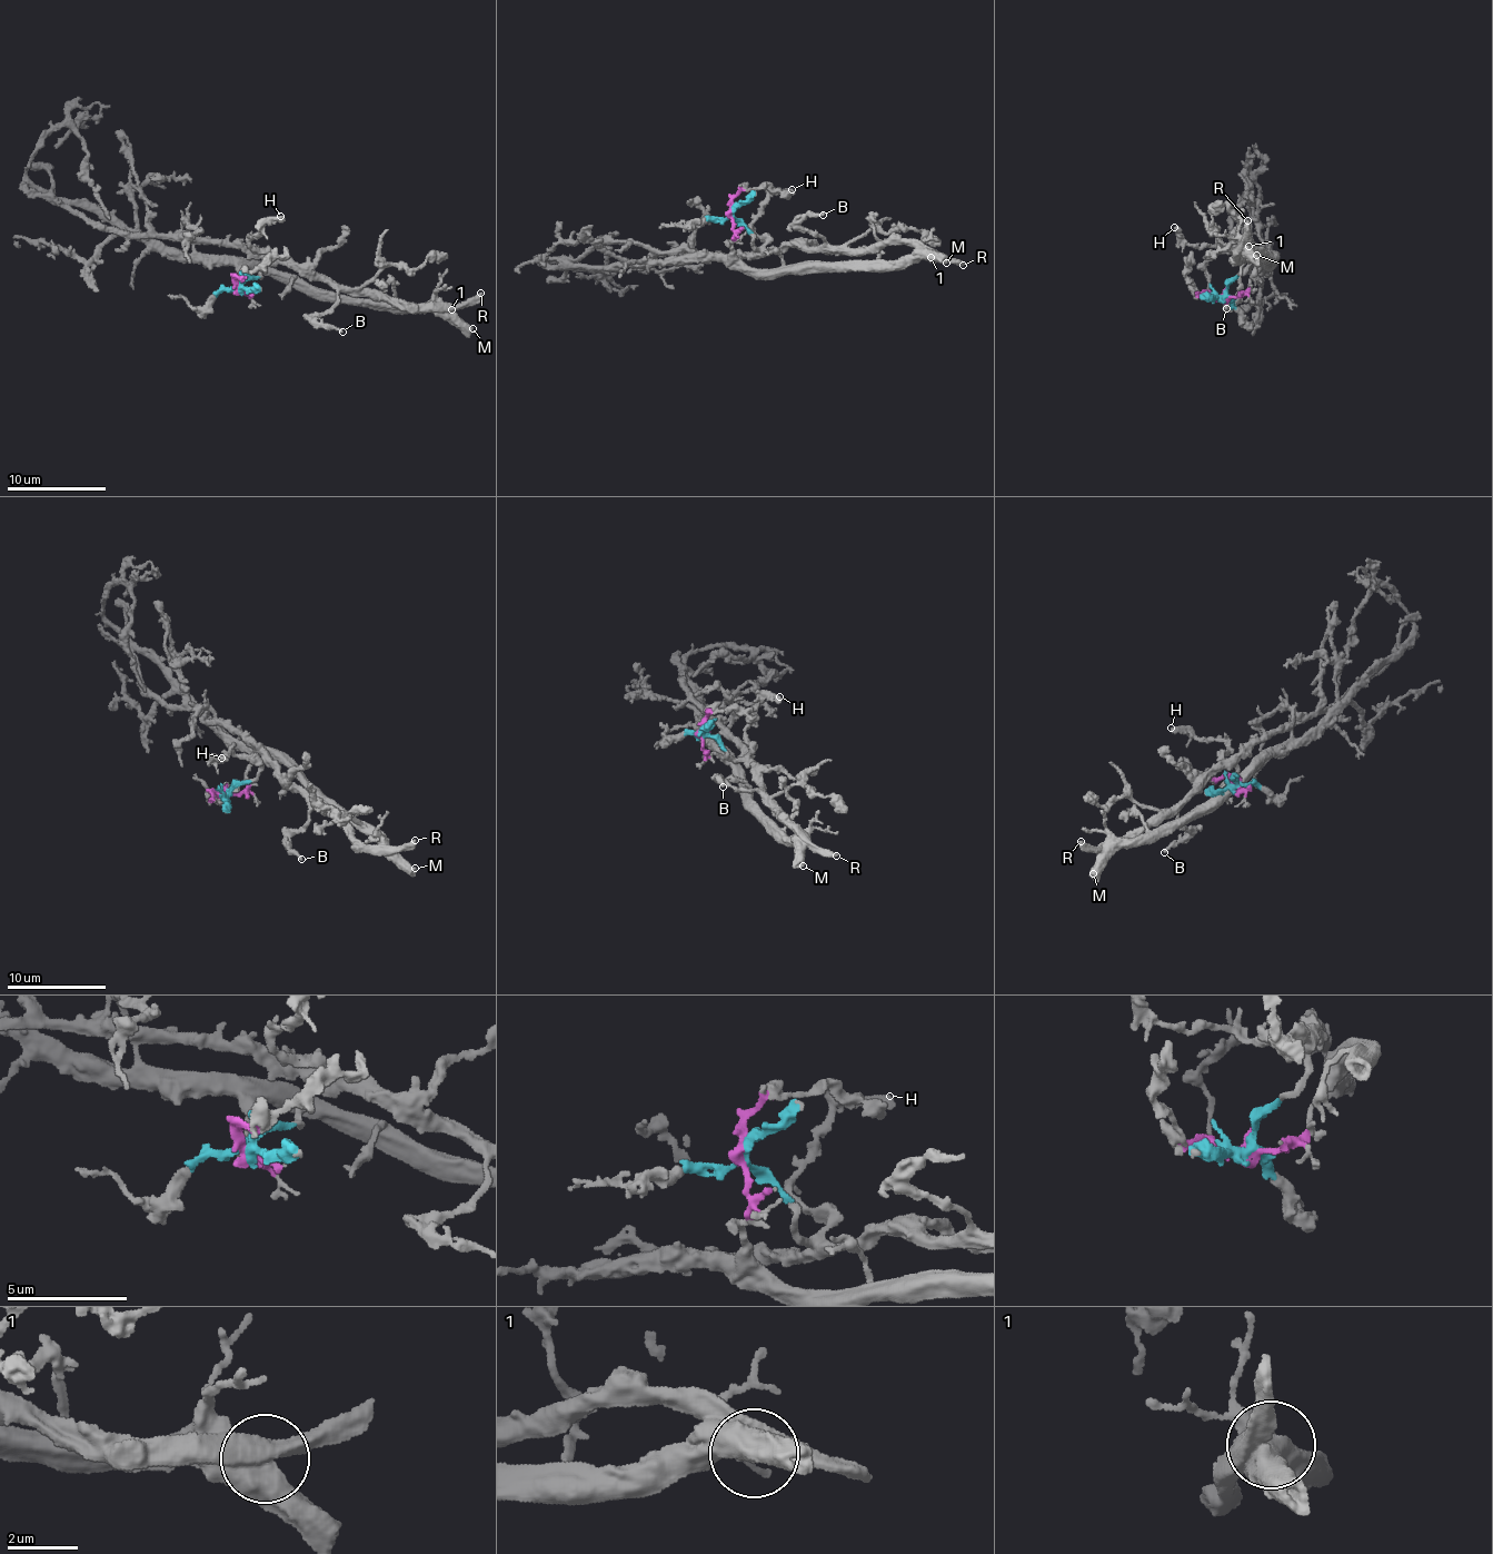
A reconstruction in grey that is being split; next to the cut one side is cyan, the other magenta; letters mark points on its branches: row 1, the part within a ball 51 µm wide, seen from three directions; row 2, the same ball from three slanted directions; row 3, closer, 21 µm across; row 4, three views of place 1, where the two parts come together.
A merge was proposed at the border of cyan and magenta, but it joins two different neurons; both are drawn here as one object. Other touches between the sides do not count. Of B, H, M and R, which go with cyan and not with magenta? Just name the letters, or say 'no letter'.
B, H, R

